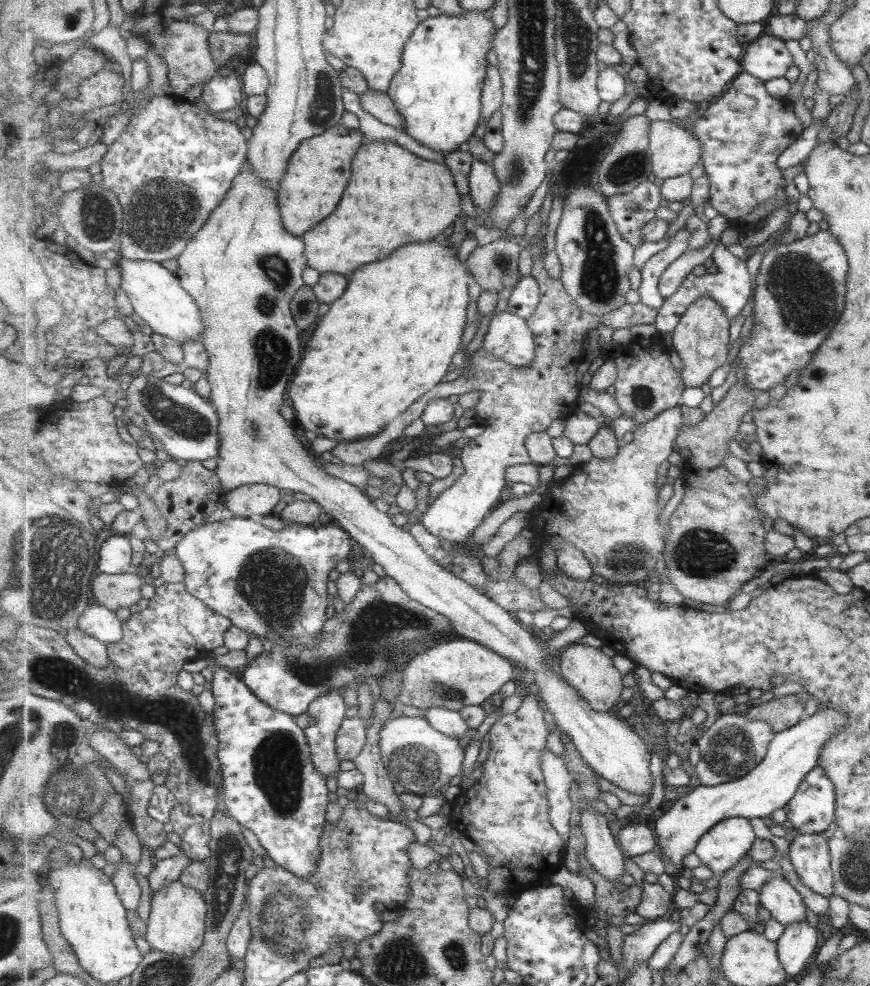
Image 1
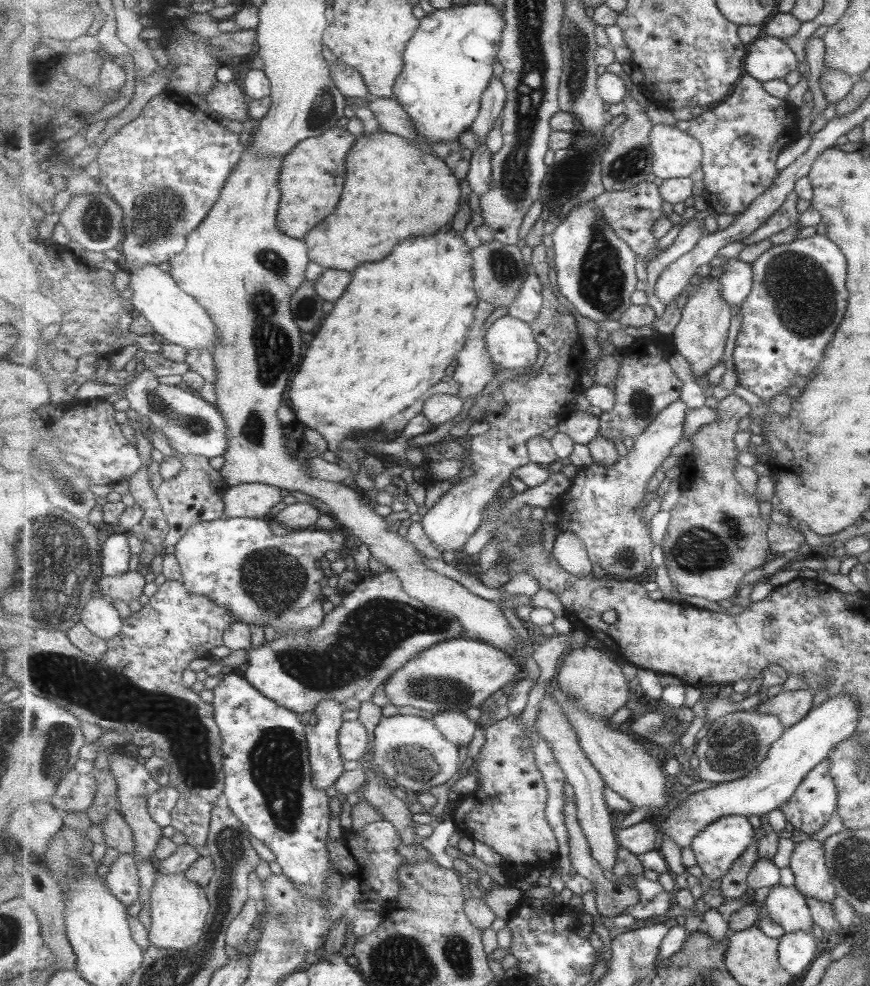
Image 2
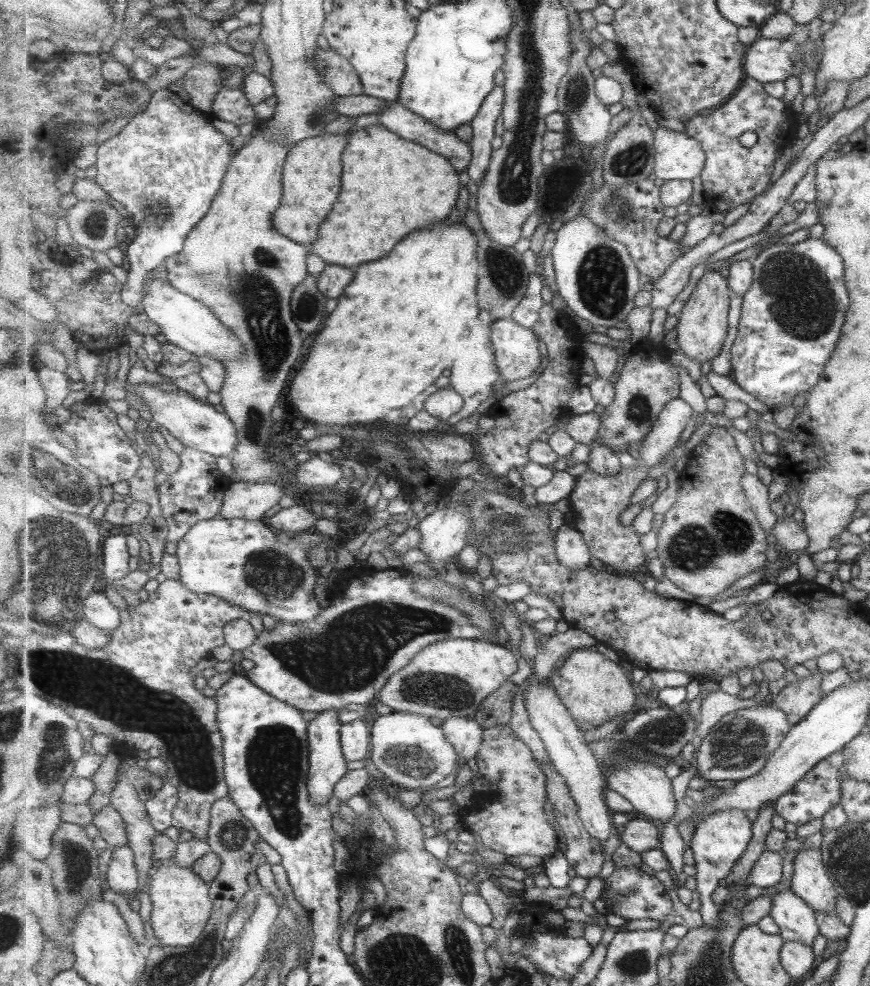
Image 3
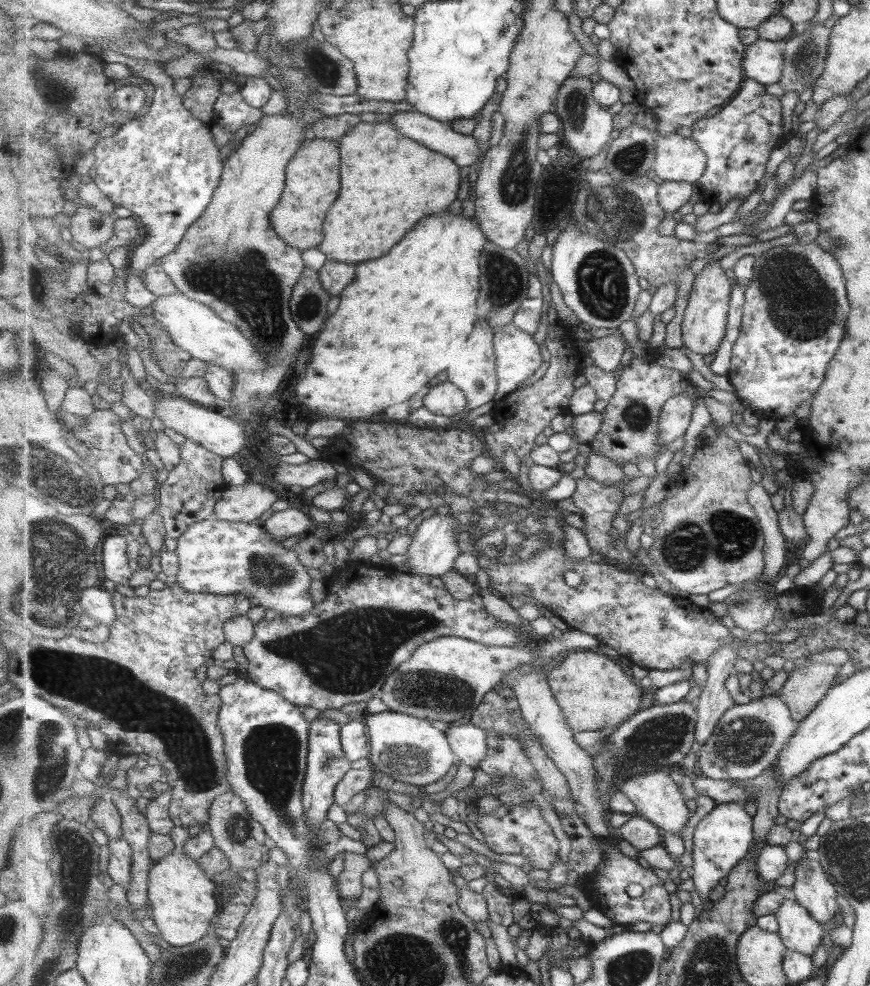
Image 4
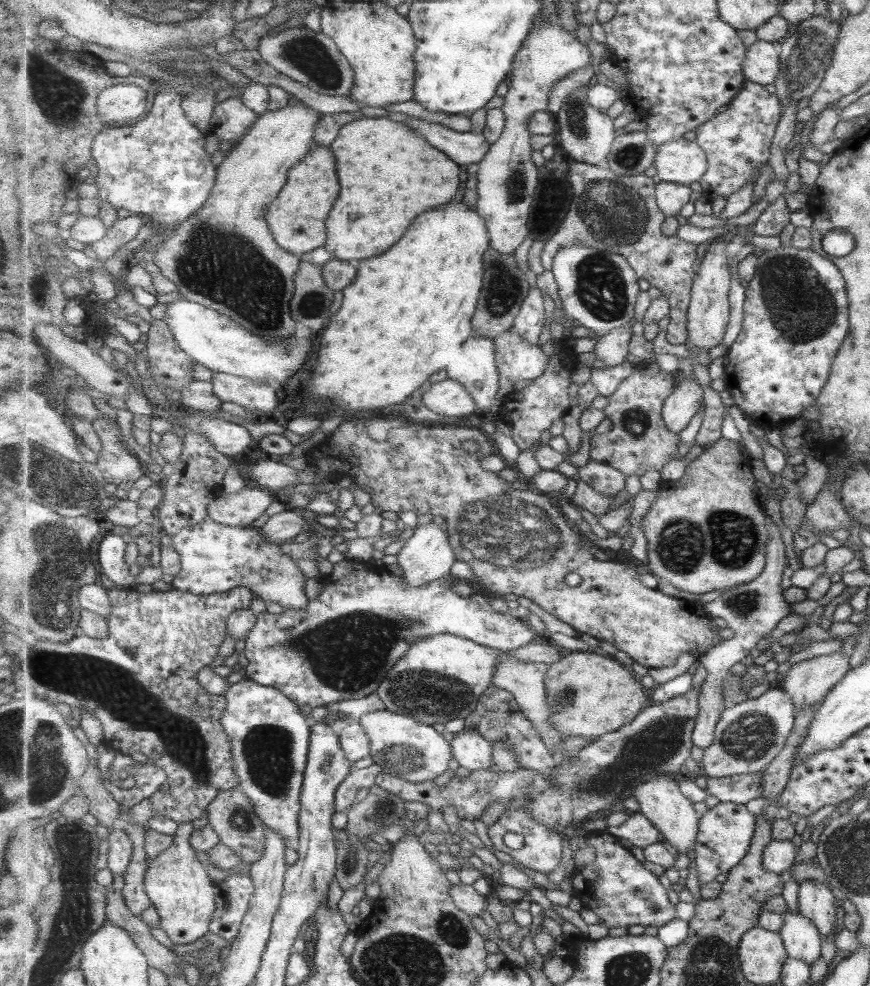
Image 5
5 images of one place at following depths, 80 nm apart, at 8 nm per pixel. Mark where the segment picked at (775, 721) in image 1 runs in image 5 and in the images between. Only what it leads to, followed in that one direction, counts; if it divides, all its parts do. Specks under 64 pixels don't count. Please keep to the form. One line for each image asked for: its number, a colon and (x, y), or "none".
2: (792, 706)
3: (799, 698)
4: (806, 687)
5: (808, 682)

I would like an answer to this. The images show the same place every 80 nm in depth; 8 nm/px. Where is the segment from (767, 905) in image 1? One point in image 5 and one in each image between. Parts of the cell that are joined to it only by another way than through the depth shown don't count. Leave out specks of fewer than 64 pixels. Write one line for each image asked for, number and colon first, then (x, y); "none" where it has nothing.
2: (787, 906)
3: (797, 920)
4: (800, 931)
5: (802, 938)

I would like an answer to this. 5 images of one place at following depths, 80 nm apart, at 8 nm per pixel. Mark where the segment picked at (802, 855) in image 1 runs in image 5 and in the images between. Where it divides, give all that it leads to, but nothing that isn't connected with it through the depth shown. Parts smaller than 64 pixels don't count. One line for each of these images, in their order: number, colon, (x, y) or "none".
2: (808, 864)
3: (811, 881)
4: (815, 892)
5: (816, 901)

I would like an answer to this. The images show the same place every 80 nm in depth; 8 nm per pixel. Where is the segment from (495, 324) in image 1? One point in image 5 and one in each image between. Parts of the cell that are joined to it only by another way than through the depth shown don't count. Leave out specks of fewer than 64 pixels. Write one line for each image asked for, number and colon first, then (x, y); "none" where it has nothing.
2: (512, 342)
3: (517, 351)
4: (518, 356)
5: (517, 360)

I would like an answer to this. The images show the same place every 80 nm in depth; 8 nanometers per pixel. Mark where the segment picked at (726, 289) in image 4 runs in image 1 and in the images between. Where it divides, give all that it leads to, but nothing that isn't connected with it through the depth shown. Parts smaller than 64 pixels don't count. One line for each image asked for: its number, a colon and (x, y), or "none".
1: (702, 338)
2: (701, 337)
3: (704, 320)

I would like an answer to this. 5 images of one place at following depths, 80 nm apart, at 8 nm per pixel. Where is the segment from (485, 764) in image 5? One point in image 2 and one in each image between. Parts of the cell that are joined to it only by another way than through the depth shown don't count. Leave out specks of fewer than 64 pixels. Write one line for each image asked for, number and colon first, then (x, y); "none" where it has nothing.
2: (458, 728)
3: (465, 734)
4: (469, 742)

